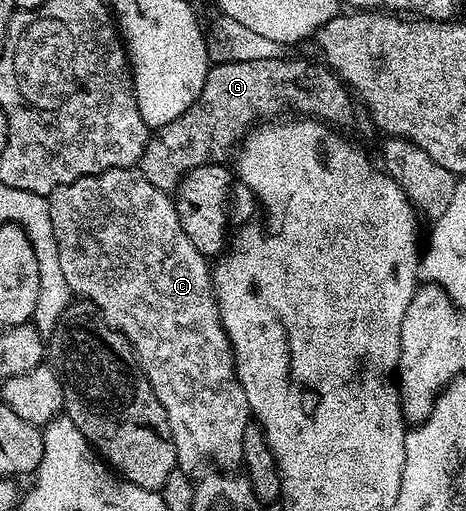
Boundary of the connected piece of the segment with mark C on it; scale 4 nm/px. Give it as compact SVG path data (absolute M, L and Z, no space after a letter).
M138 167L110 168L100 176L77 178L72 184L53 190L49 197L49 218L53 218L53 235L57 237L57 258L61 258L61 271L65 273L65 282L69 282L69 290L76 297L91 303L110 328L120 332L130 342L139 367L143 369L153 394L161 402L167 415L171 437L175 443L176 461L183 465L203 464L206 460L212 460L215 463L212 465L223 470L230 469L232 467L230 464L238 465L243 459L243 435L252 419L251 407L235 373L235 356L231 352L231 343L219 317L219 302L215 299L215 289L211 287L211 268L208 257L201 255L197 246L193 246L189 234L185 234L177 218L174 199L168 193L157 190L157 186L149 182L149 178L139 173Z

